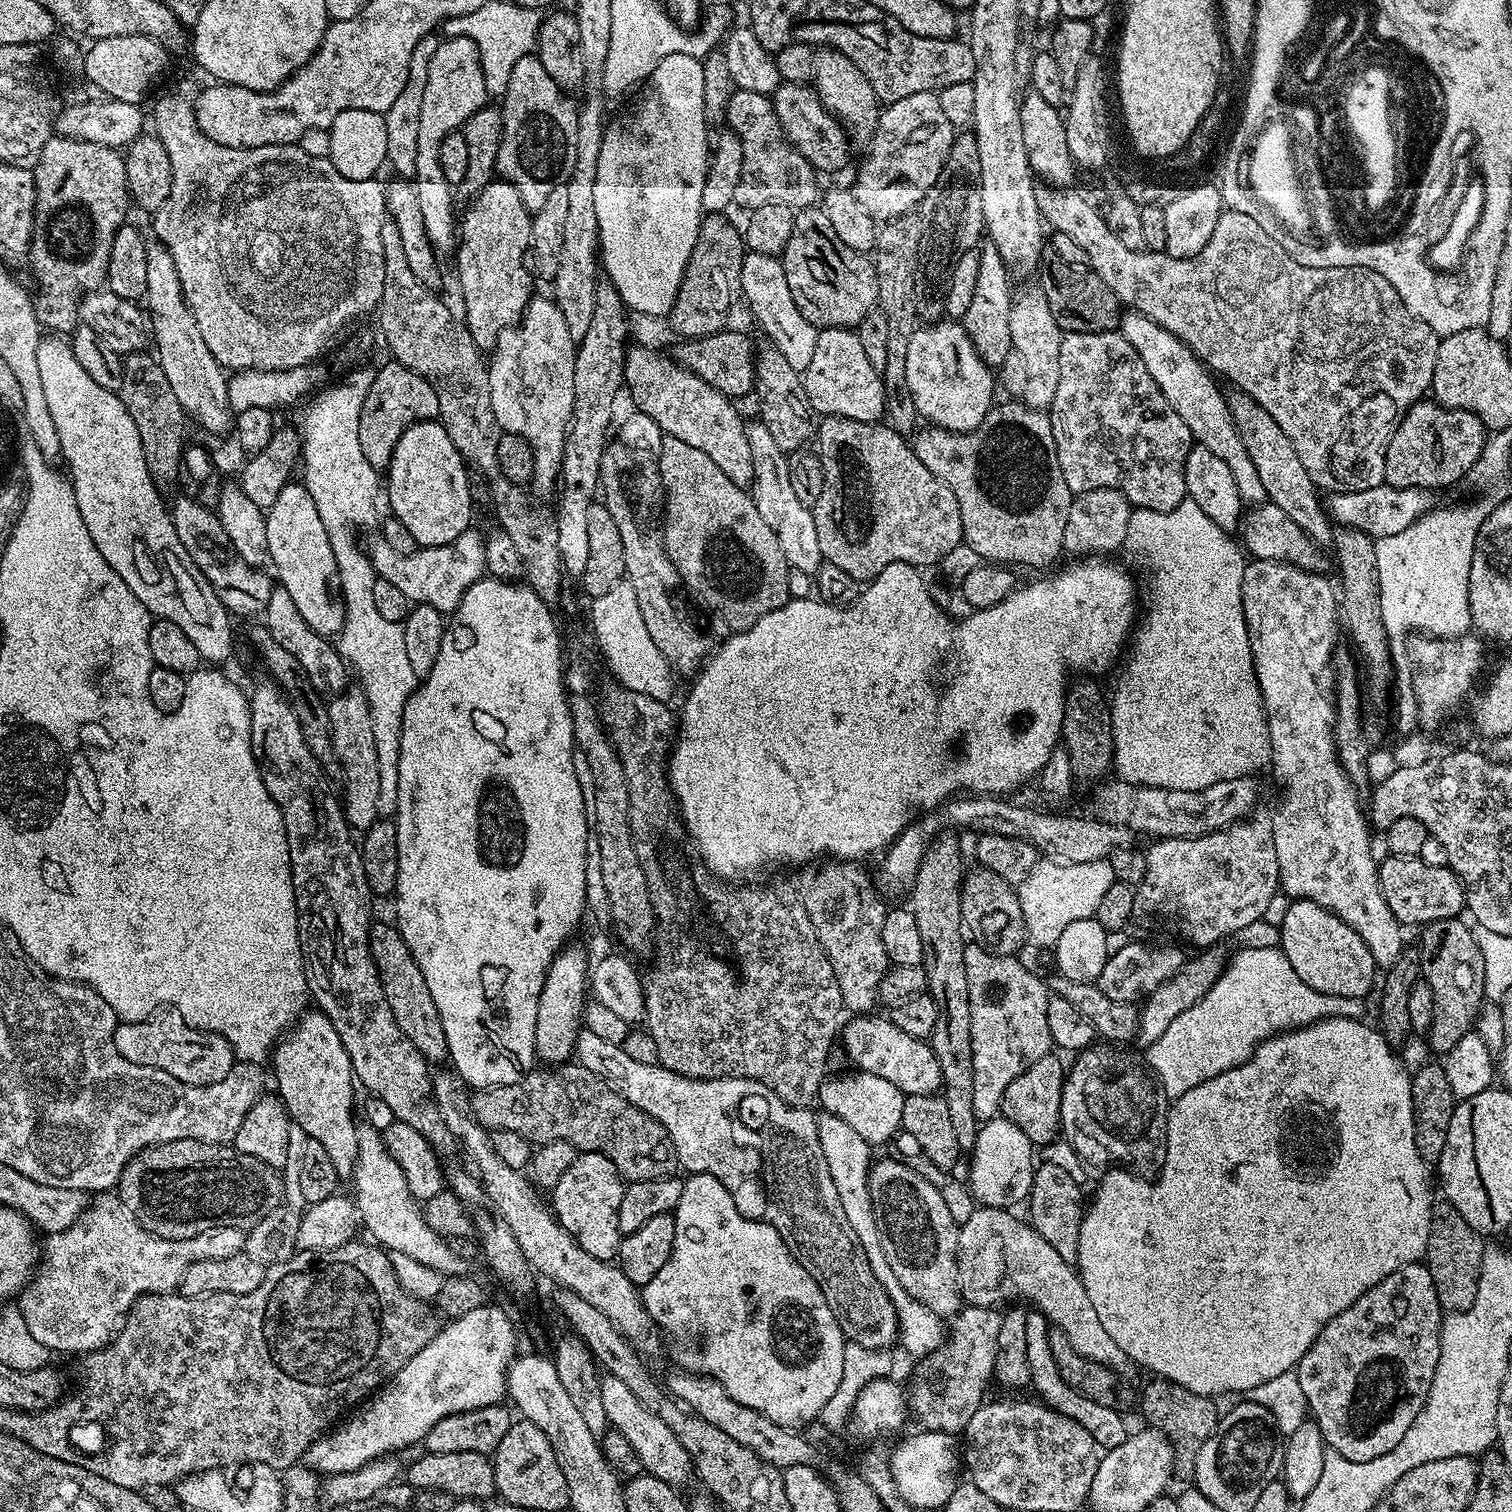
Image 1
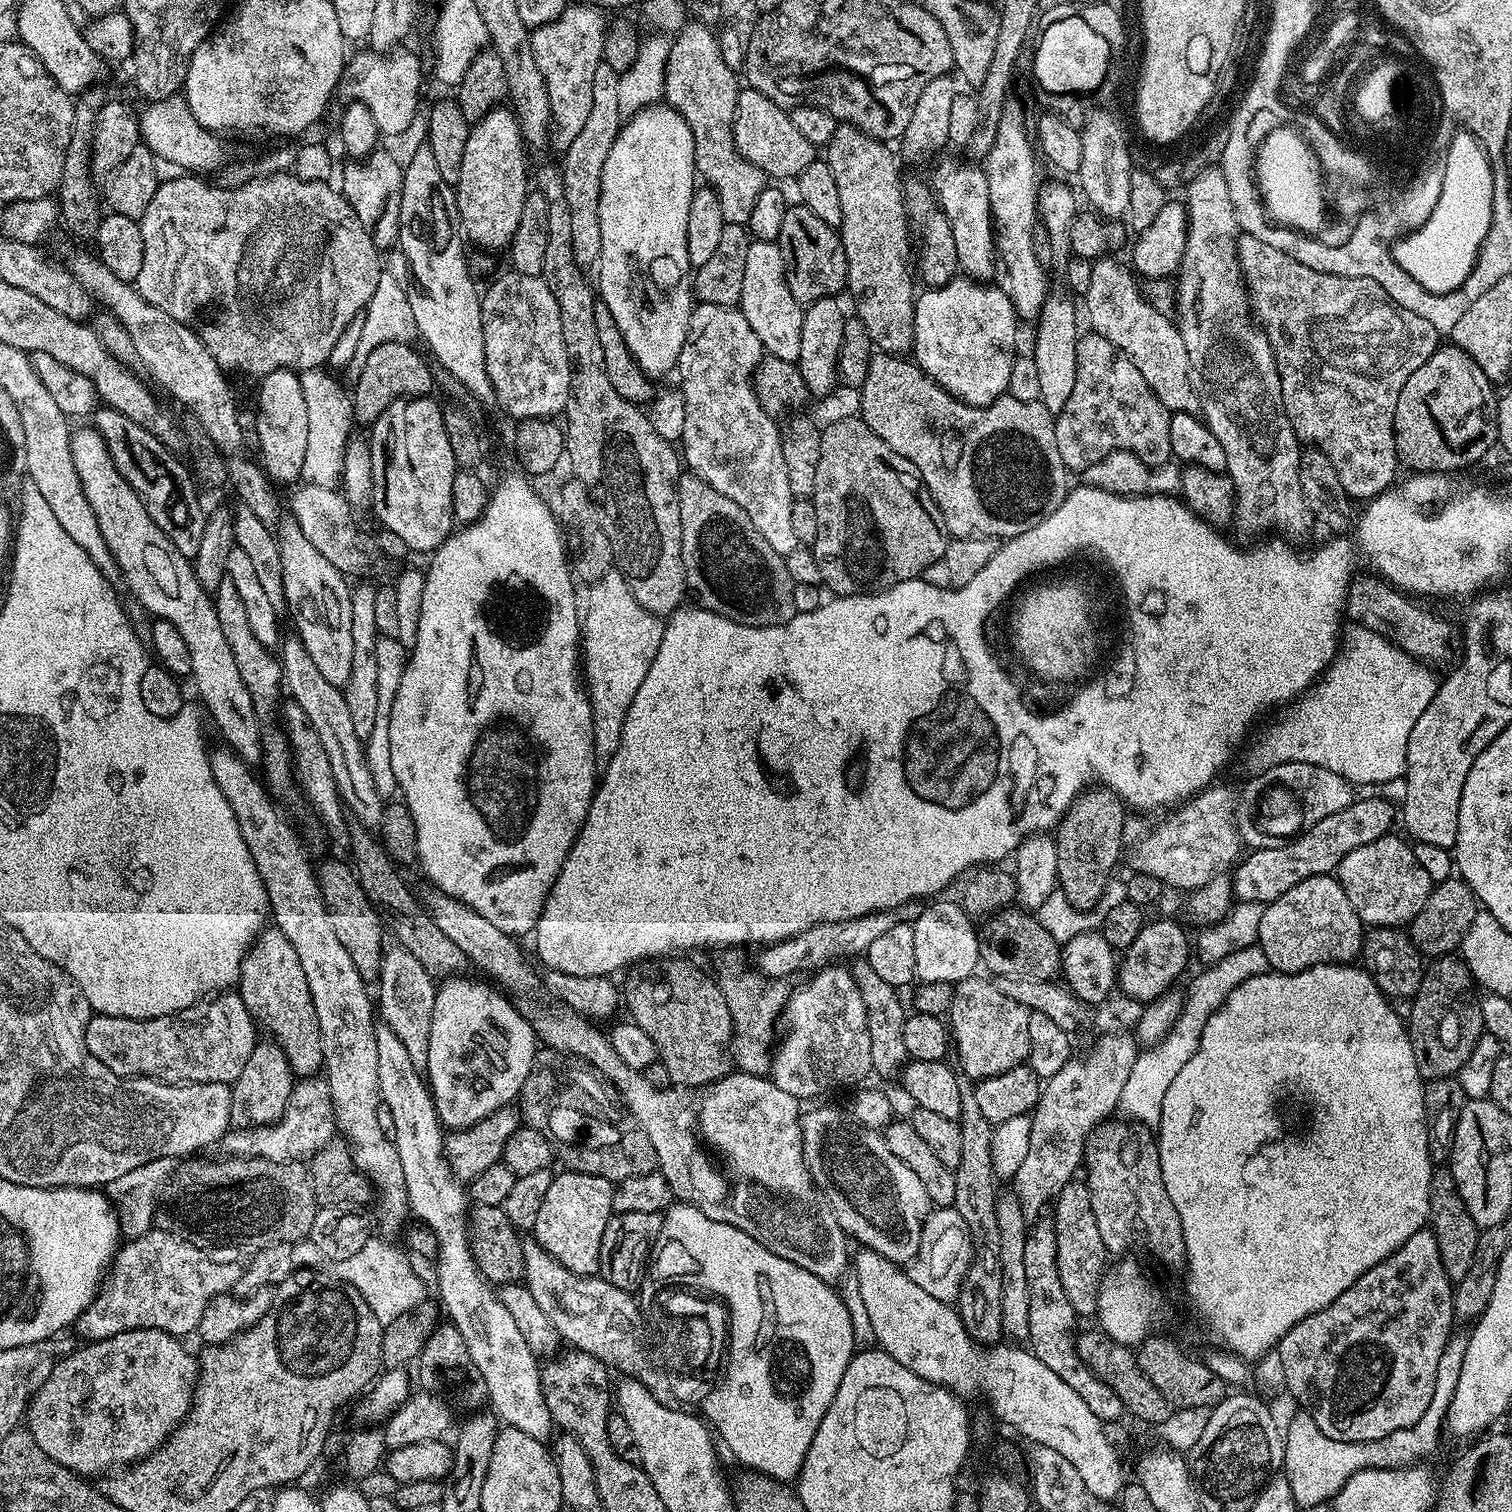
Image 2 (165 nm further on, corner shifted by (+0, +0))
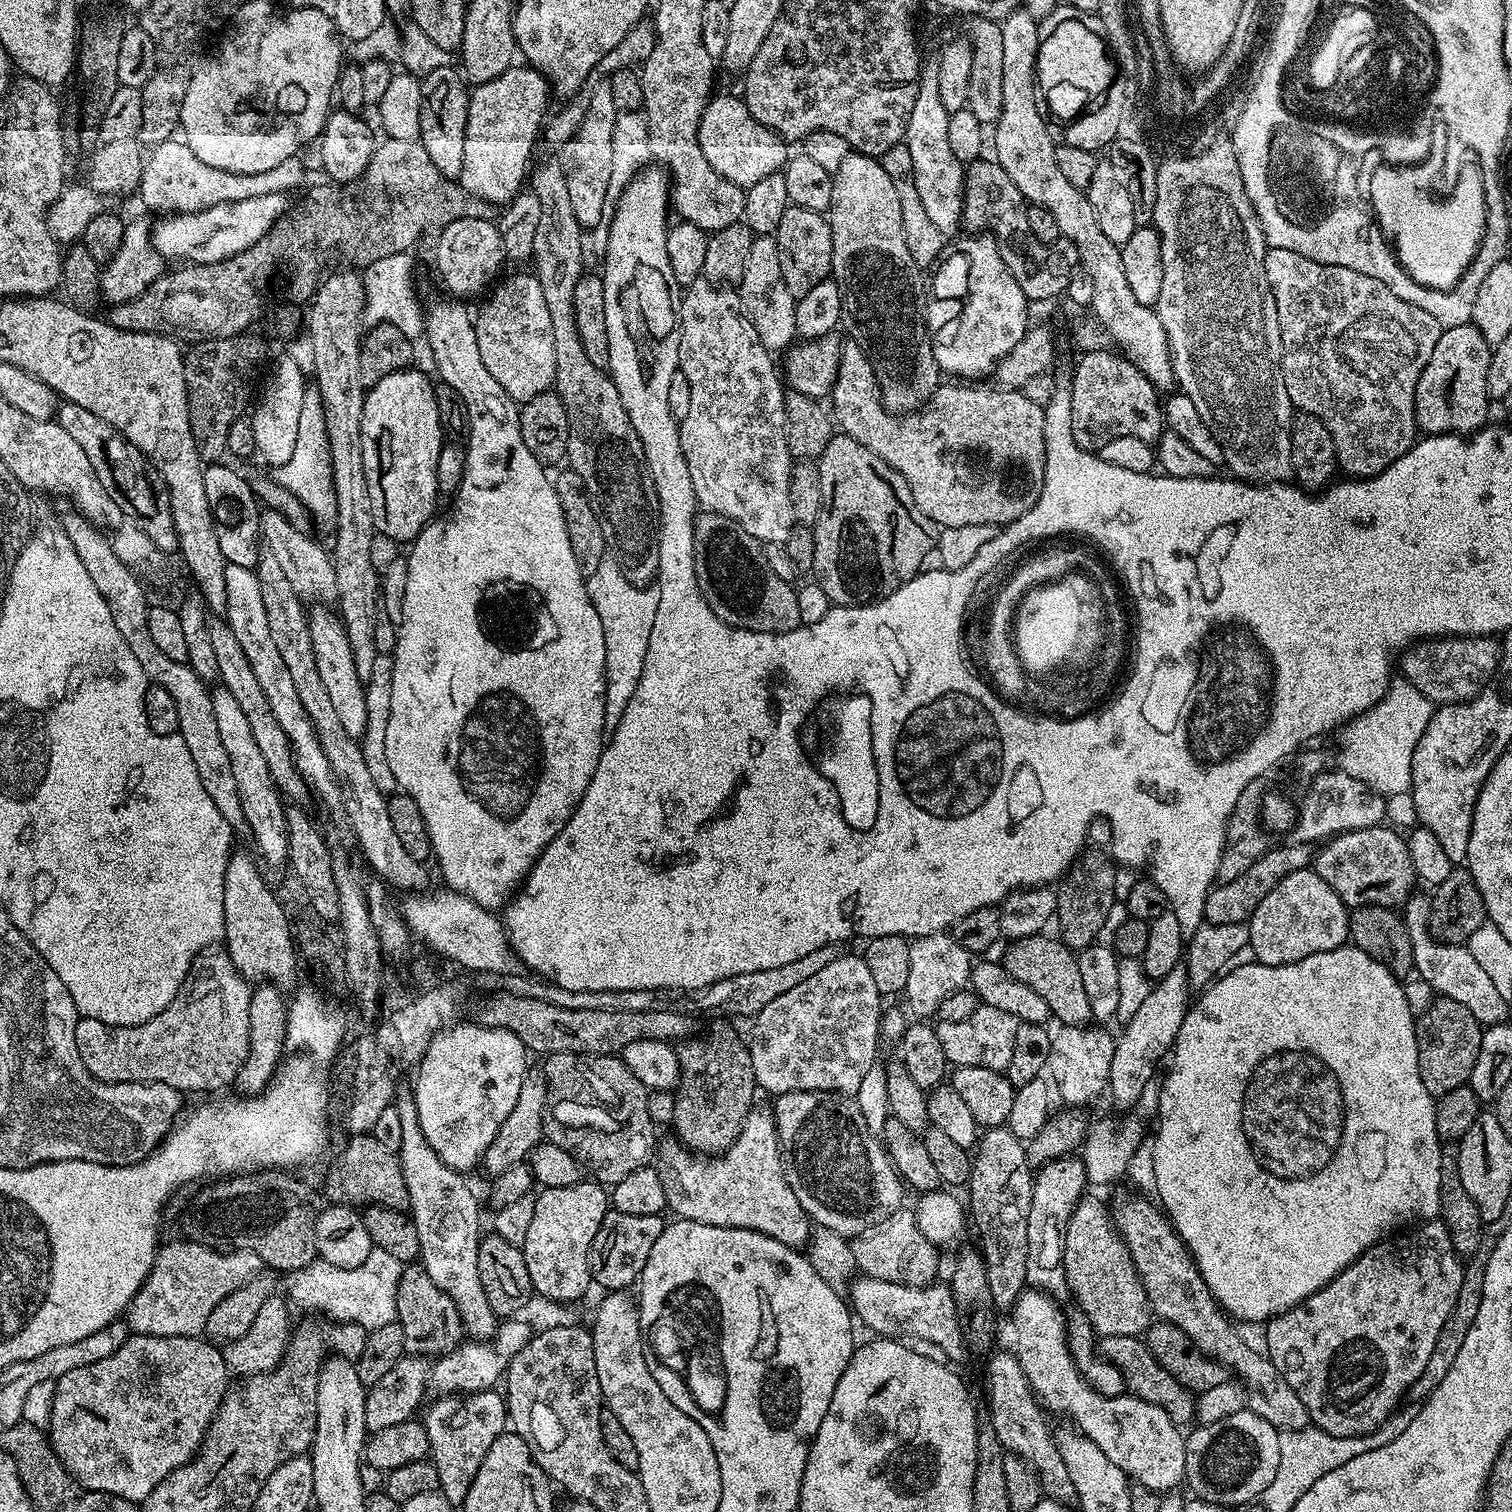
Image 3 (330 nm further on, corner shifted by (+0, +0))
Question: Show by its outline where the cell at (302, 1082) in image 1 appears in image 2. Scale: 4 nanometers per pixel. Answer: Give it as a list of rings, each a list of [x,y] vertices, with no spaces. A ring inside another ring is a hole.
[[[268,926],[257,936],[256,943],[240,963],[238,995],[248,1013],[252,1015],[252,1019],[263,1031],[265,1028],[269,1032],[265,1033],[284,1051],[288,1064],[297,1077],[315,1077],[323,1069],[322,1038],[318,1030],[318,1018],[314,1014],[314,1002],[310,998],[310,986],[306,986],[302,962],[298,962],[298,954],[294,954],[294,946],[286,942],[286,934],[282,934],[282,930]]]

